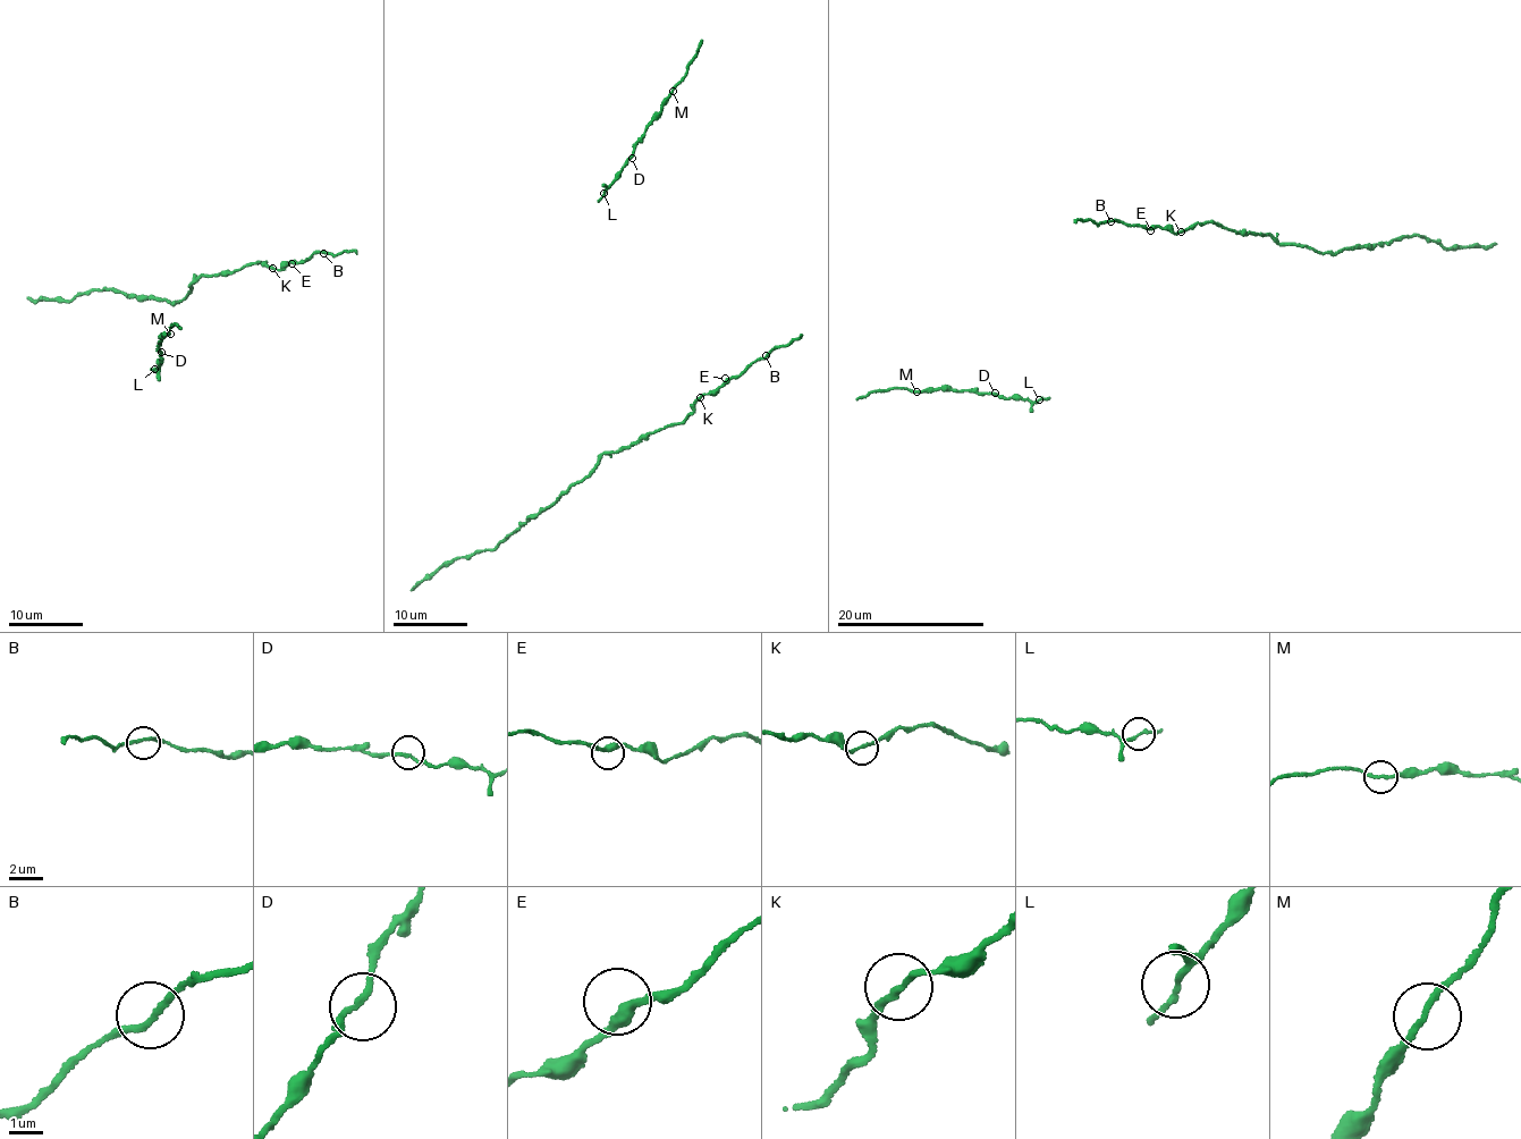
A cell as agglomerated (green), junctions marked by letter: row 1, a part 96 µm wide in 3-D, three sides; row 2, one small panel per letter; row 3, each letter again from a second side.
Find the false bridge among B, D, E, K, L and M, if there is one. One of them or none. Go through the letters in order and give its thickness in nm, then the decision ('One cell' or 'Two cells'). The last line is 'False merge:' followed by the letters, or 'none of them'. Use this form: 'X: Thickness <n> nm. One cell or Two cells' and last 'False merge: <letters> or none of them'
B: Thickness 170 nm. One cell
D: Thickness 170 nm. One cell
E: Thickness 320 nm. One cell
K: Thickness 170 nm. Two cells
L: Thickness 170 nm. One cell
M: Thickness 170 nm. One cell
False merge: K

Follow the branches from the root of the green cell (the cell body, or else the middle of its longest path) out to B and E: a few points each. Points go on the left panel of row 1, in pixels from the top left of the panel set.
B: (276, 269), (285, 269), (290, 262), (306, 261), (313, 254), (323, 253)
E: (276, 269), (285, 269), (292, 263)

